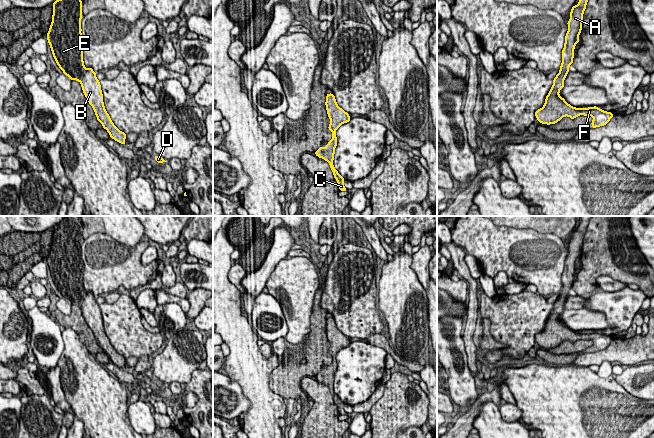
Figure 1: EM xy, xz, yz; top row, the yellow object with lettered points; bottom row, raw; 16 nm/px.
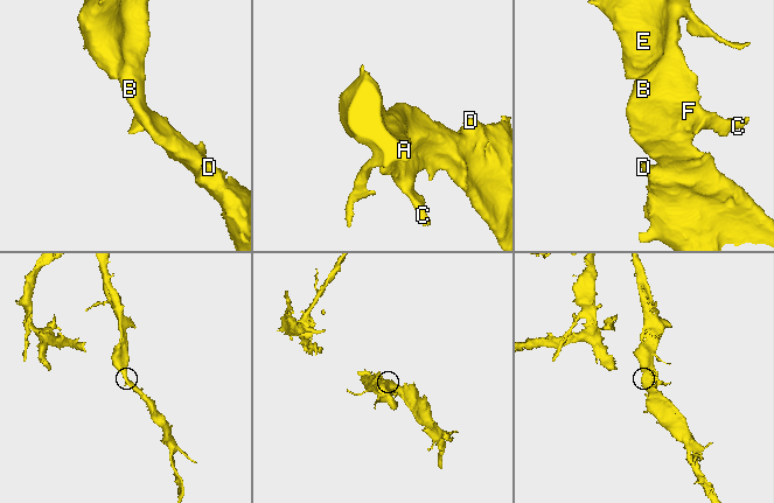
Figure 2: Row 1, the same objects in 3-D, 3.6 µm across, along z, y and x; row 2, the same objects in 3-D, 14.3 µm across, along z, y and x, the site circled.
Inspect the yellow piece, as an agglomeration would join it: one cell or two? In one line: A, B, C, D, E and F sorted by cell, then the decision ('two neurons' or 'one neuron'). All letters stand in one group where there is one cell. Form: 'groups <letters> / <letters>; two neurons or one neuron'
groups A B C D E F; one neuron

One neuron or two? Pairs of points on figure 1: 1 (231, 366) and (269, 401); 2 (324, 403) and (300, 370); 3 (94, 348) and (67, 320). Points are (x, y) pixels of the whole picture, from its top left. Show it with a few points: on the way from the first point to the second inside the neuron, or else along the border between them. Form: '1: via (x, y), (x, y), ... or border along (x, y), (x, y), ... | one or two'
1: via (240, 372), (260, 392) | one
2: border along (304, 376), (301, 380), (300, 388), (308, 396) | two
3: via (89, 340), (75, 324) | one

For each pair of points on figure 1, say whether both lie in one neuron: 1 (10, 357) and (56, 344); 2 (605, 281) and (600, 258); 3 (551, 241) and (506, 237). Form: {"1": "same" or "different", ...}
{"1": "different", "2": "different", "3": "same"}

